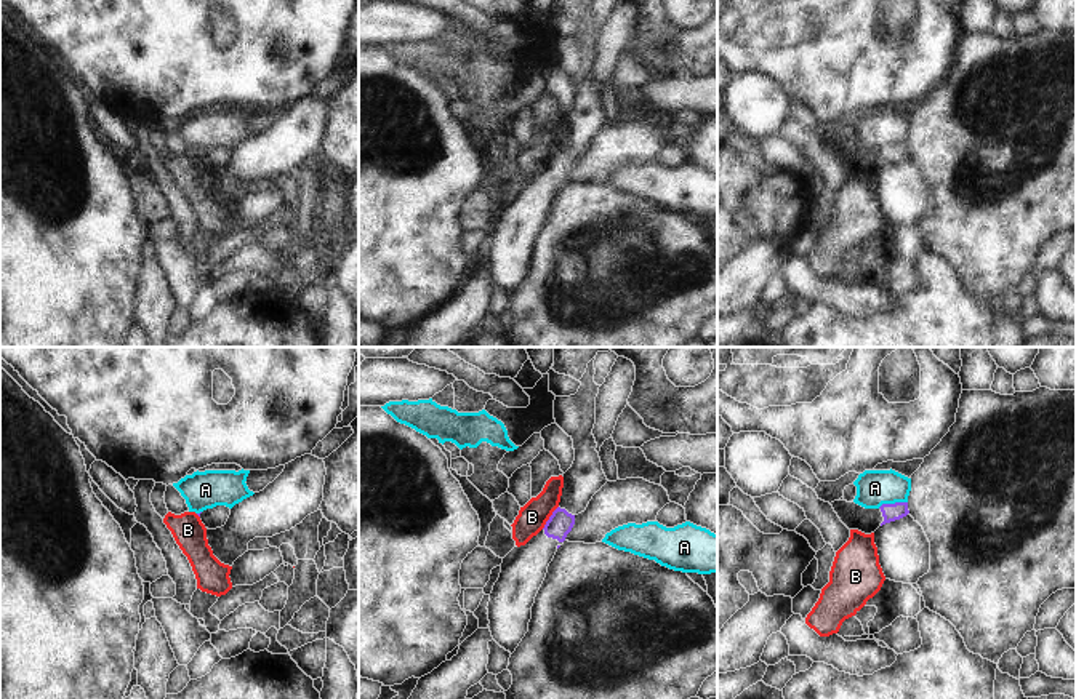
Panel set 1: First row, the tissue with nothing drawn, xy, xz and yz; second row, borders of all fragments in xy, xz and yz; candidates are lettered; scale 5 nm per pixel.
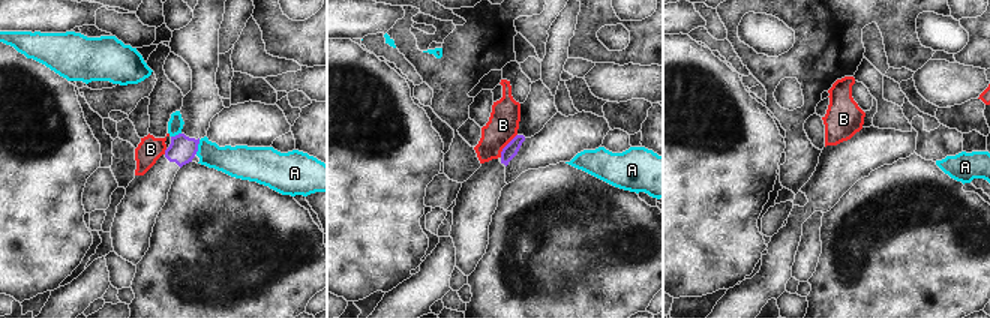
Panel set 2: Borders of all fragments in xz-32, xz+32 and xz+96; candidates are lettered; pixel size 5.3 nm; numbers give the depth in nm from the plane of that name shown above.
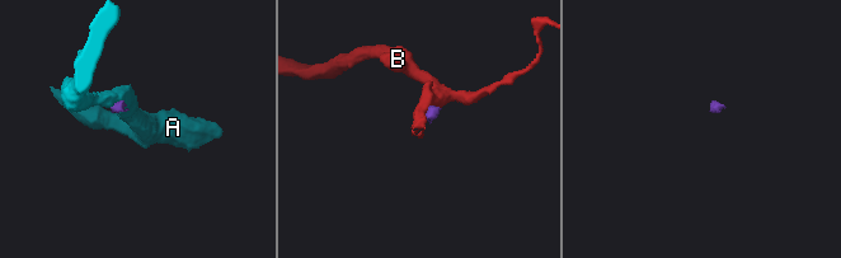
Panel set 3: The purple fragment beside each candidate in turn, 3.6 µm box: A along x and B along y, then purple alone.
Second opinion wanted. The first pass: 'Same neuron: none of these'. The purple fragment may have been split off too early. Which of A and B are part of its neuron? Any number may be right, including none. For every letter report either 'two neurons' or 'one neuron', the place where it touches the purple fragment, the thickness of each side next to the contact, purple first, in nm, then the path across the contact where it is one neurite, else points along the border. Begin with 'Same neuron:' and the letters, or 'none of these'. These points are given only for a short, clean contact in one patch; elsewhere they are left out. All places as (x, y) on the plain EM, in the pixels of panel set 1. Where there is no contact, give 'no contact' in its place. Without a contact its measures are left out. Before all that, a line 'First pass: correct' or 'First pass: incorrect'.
First pass: correct
Same neuron: none of these
A: two neurons; contact yz (892, 146); calibres 90 and 180 nm; border yz (907, 143), (878, 149)
B: two neurons; contact xz (550, 159); calibres 120 and 150 nm; border xz (558, 147), (542, 170)

